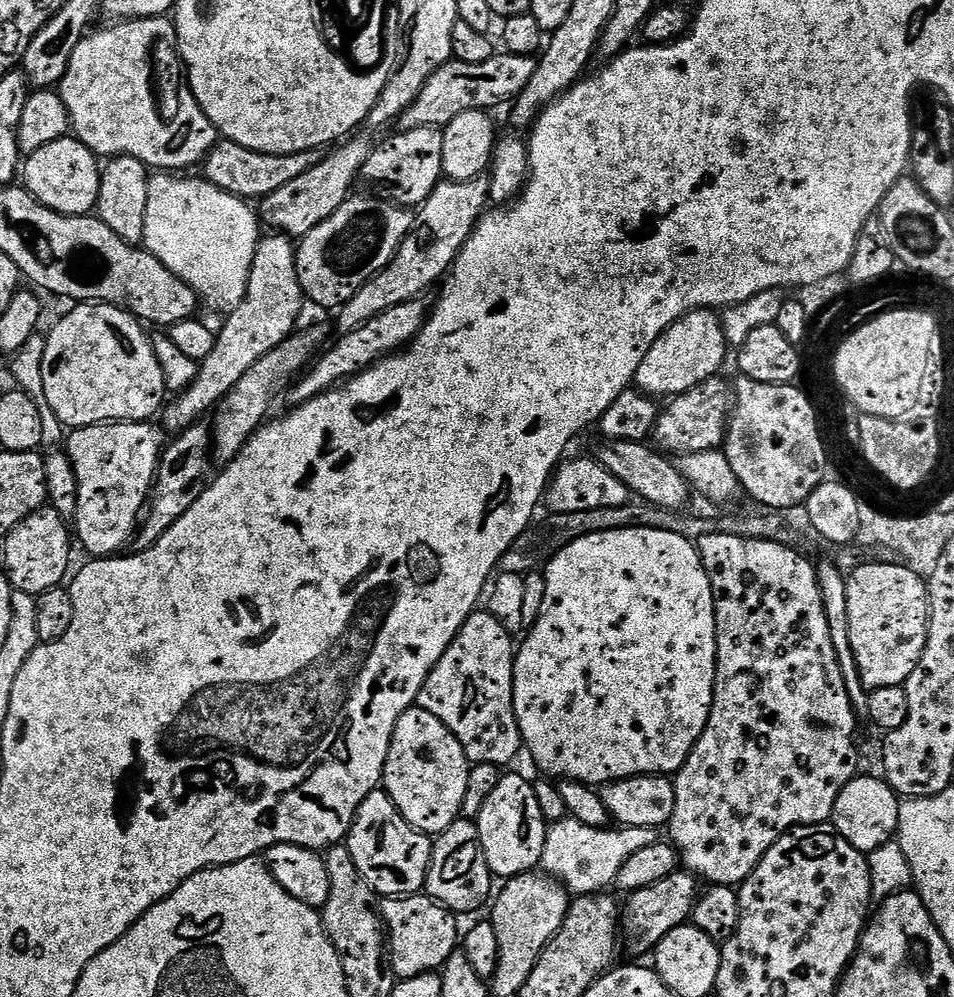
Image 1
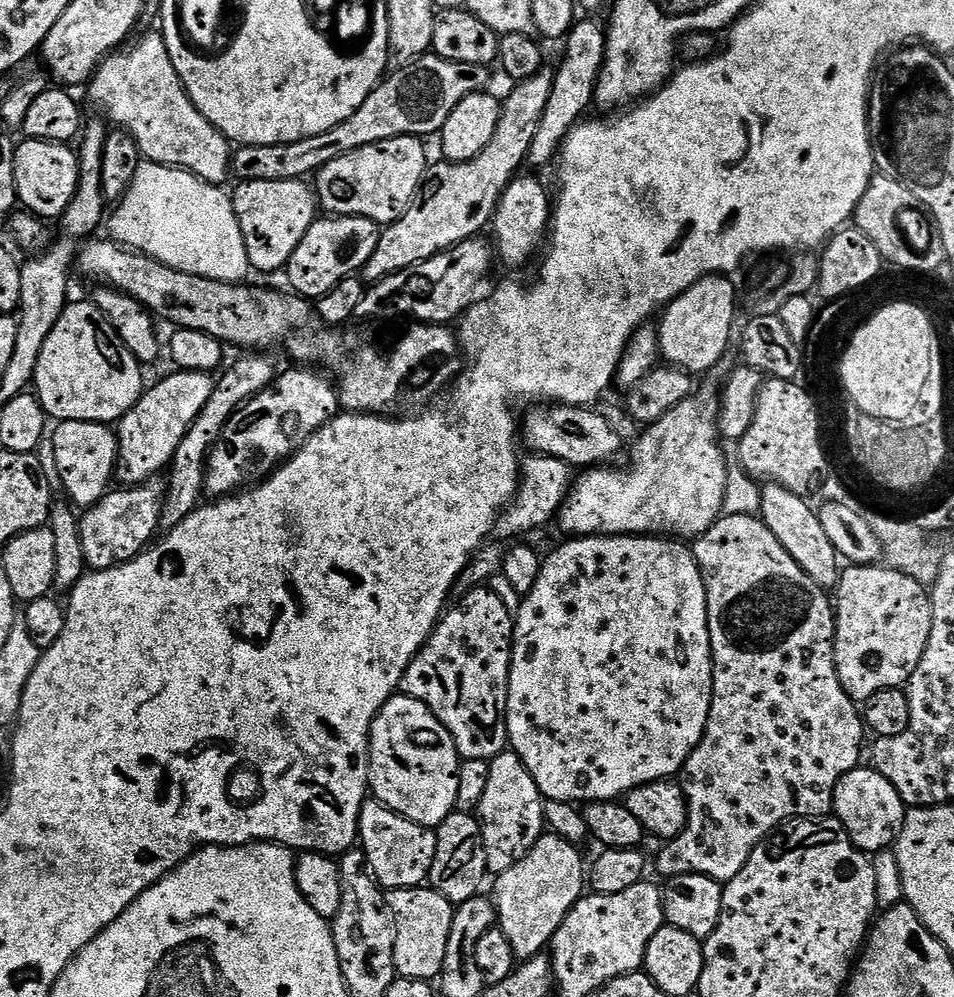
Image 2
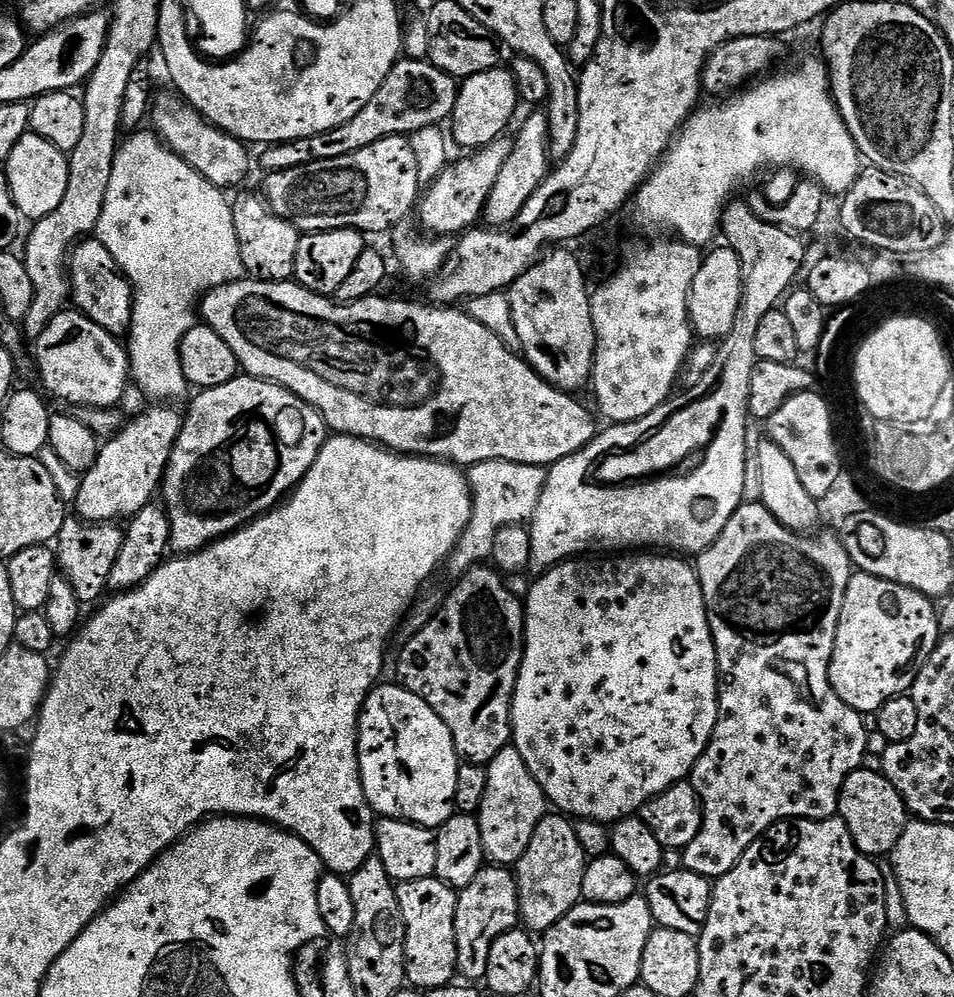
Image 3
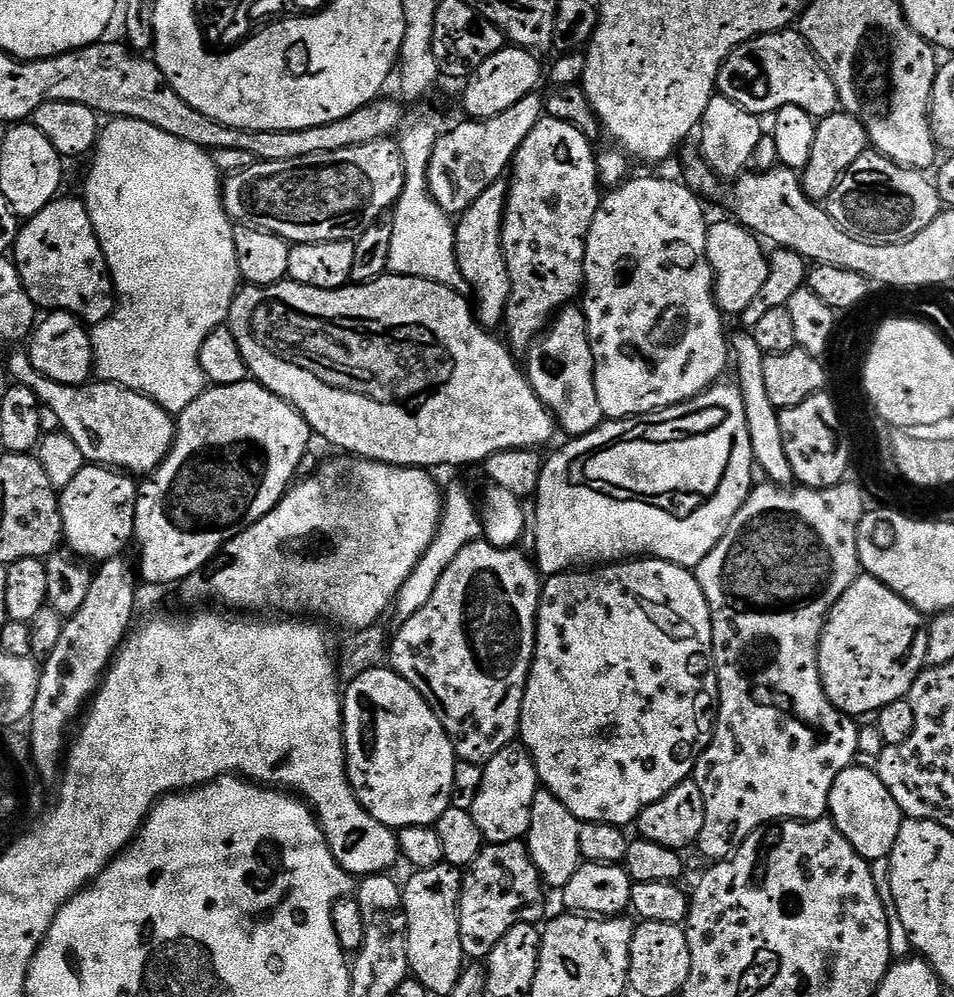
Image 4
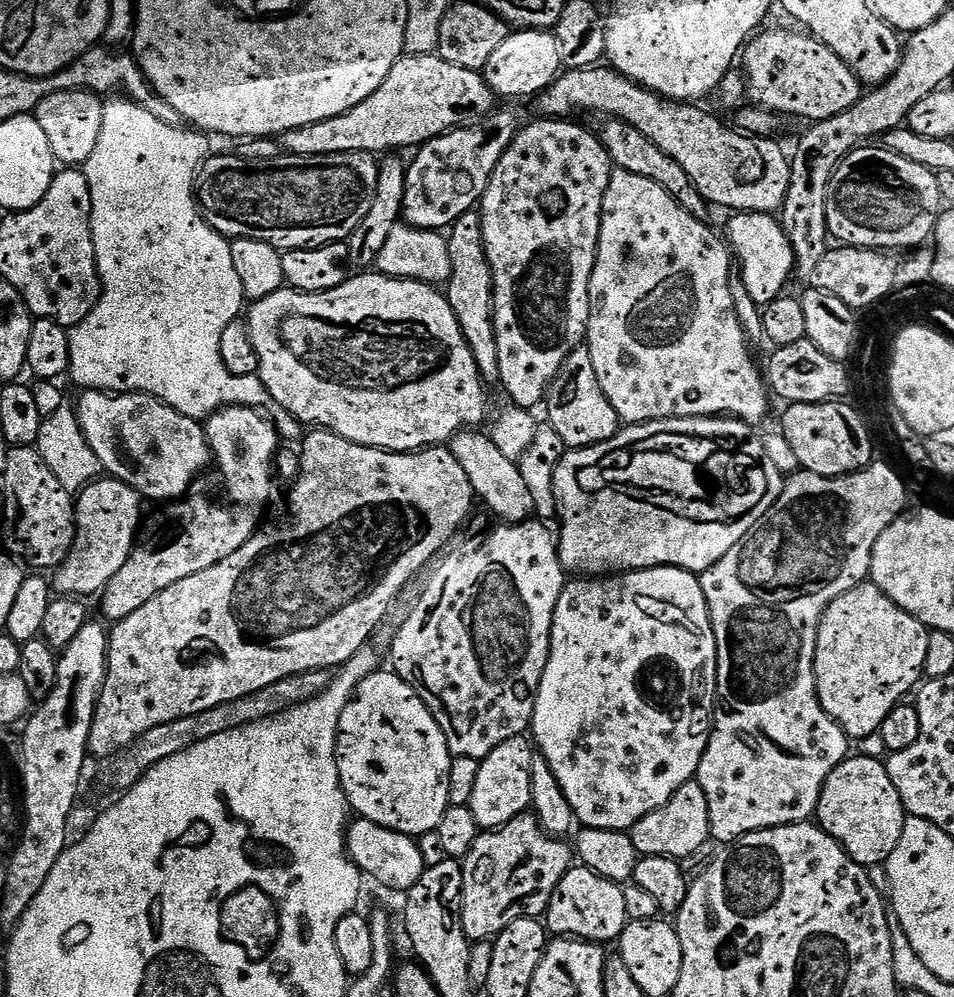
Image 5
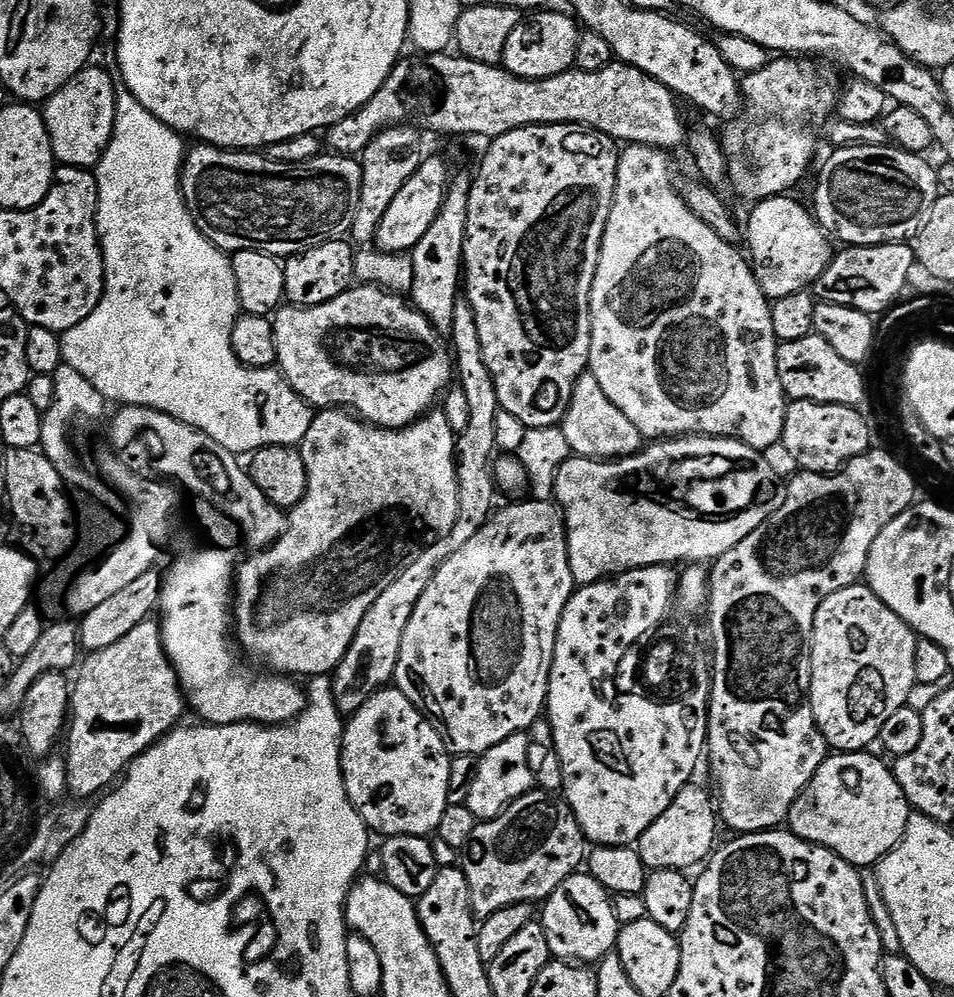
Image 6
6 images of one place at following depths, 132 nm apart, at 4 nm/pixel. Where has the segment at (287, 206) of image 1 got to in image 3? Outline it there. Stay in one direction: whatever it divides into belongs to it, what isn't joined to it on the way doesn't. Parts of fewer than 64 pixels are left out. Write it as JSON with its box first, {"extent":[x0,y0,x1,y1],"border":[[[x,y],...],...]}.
{"extent":[231,191,301,280],"border":[[[241,191],[237,200],[231,201],[234,234],[238,238],[238,250],[242,254],[242,266],[249,277],[258,280],[292,280],[296,271],[296,255],[301,233],[289,220],[283,220],[264,199],[263,195]]]}

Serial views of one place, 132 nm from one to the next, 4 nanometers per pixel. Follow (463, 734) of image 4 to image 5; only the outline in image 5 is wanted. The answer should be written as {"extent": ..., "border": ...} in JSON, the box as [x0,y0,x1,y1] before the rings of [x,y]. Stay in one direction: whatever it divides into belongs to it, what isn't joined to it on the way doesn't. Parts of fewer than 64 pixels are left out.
{"extent":[390,518,566,760],"border":[[[529,518],[523,524],[505,523],[504,528],[496,528],[493,532],[485,534],[481,540],[468,544],[457,556],[449,560],[439,561],[440,569],[432,576],[432,581],[424,588],[420,601],[412,608],[412,613],[404,620],[404,625],[396,628],[396,637],[392,640],[390,649],[390,668],[415,690],[418,698],[426,702],[430,714],[438,722],[442,734],[446,734],[448,748],[453,757],[474,758],[483,760],[502,742],[506,742],[515,736],[523,736],[532,727],[532,715],[534,714],[534,702],[538,694],[538,686],[542,682],[542,674],[546,670],[546,662],[550,654],[550,642],[552,641],[552,619],[554,610],[558,606],[558,598],[562,594],[566,583],[564,567],[560,565],[560,545],[547,523],[536,518]]]}

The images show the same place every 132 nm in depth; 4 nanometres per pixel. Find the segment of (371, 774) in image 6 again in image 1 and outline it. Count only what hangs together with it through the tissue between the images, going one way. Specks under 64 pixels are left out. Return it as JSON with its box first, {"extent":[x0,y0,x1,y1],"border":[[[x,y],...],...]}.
{"extent":[383,706,470,834],"border":[[[419,706],[407,708],[394,726],[394,734],[384,767],[383,791],[396,803],[396,809],[418,831],[425,834],[445,832],[453,822],[461,819],[462,802],[466,798],[466,782],[470,761],[462,750],[456,735],[426,709]]]}

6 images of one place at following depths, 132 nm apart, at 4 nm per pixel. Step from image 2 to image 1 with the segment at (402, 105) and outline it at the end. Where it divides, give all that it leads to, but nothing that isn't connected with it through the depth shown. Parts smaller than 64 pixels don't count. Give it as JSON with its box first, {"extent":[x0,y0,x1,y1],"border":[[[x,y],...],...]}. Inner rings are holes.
{"extent":[202,50,536,198],"border":[[[507,50],[486,58],[486,62],[447,60],[441,68],[434,70],[434,74],[430,74],[412,105],[400,113],[399,127],[405,132],[415,128],[443,129],[444,125],[454,122],[458,114],[466,114],[466,110],[493,110],[499,104],[507,105],[515,101],[526,82],[530,82],[535,69],[536,60],[532,56],[515,56]],[[221,139],[202,161],[203,179],[241,198],[263,198],[274,190],[286,186],[286,182],[294,182],[298,174],[306,174],[322,158],[319,151],[295,152],[294,154],[266,154],[258,150],[250,150],[246,146],[238,146],[232,140]]]}

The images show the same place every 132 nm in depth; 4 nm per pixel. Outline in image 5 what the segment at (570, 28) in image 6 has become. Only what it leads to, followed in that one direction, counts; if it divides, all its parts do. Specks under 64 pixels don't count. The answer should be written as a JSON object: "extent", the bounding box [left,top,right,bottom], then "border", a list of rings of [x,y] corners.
{"extent":[482,28,563,100],"border":[[[525,28],[513,31],[506,42],[502,42],[498,50],[494,50],[482,75],[497,97],[520,100],[523,96],[539,97],[561,75],[563,68],[562,50],[558,46],[555,31]]]}

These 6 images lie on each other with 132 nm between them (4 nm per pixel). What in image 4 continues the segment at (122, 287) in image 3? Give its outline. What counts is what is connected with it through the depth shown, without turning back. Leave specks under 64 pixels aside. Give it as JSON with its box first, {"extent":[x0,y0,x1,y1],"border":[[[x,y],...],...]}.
{"extent":[14,194,116,326],"border":[[[64,194],[51,200],[38,214],[27,217],[16,236],[14,259],[22,278],[22,286],[26,286],[26,294],[30,294],[37,309],[73,312],[85,325],[95,326],[112,315],[116,308],[112,275],[108,273],[108,263],[102,254],[98,234],[94,234],[94,226],[90,222],[90,214],[83,199],[76,197],[75,200],[74,197]]]}

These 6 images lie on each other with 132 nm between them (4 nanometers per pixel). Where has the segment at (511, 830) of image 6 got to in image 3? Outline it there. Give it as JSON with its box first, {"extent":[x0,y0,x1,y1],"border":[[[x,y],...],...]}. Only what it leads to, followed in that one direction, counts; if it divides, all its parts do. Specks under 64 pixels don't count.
{"extent":[454,866,521,981],"border":[[[485,866],[478,874],[474,874],[474,882],[470,886],[459,889],[456,898],[456,913],[454,914],[454,938],[458,946],[456,971],[465,981],[483,981],[486,974],[486,962],[490,962],[490,946],[494,946],[496,939],[506,934],[511,928],[521,923],[520,903],[518,902],[518,886],[513,869],[508,866]]]}

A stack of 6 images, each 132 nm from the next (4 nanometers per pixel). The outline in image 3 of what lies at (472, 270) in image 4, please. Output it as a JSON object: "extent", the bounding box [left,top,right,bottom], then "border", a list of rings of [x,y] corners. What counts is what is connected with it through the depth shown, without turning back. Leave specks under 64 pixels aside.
{"extent":[482,110,550,228],"border":[[[532,110],[524,120],[524,125],[514,132],[510,158],[502,162],[502,171],[494,182],[494,190],[490,190],[490,198],[484,207],[482,217],[485,225],[503,228],[510,224],[522,210],[526,202],[530,202],[530,194],[542,186],[542,182],[550,171],[550,153],[548,150],[548,113],[544,110]]]}

